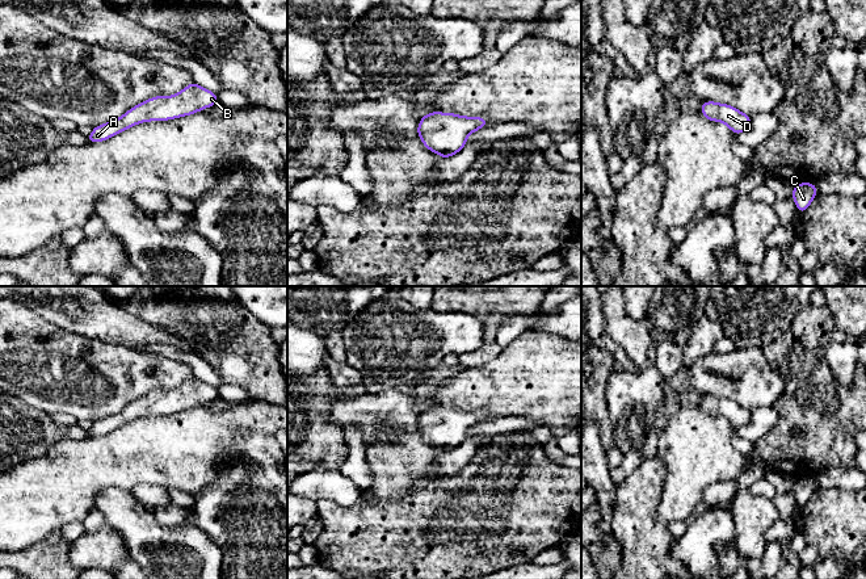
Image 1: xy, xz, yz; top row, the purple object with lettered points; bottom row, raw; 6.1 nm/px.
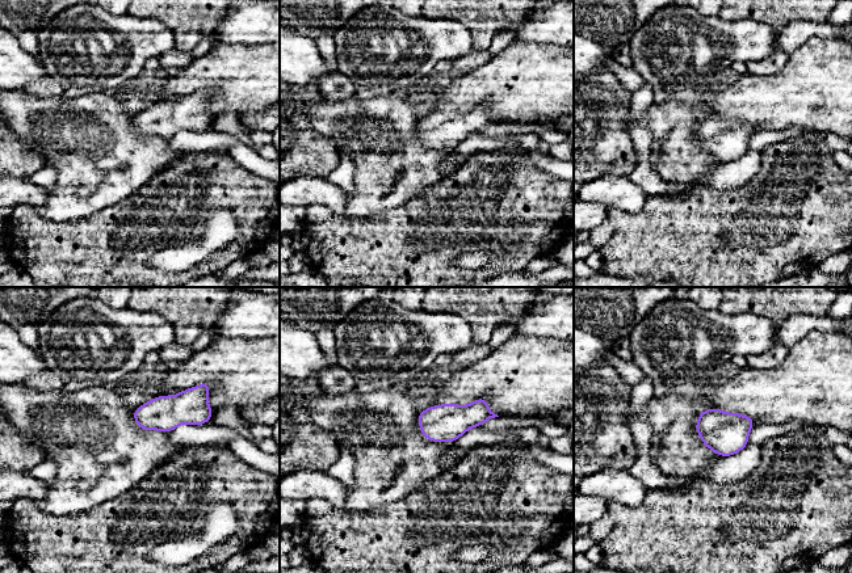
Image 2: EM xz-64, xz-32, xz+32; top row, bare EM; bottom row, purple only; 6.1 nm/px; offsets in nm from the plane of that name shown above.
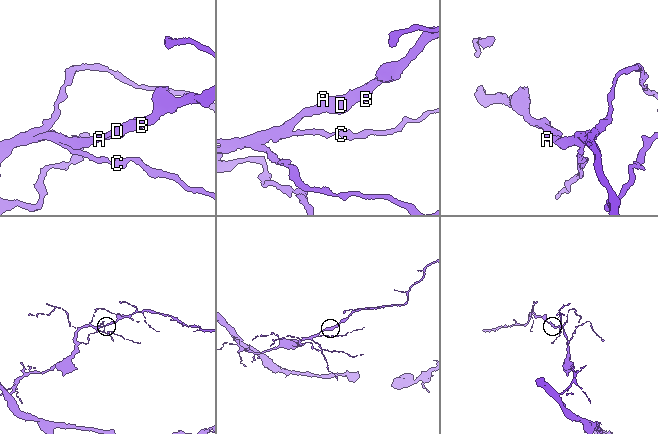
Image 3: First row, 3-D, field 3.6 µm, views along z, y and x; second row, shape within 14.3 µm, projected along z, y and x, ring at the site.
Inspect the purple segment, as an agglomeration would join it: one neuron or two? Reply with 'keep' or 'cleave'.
keep

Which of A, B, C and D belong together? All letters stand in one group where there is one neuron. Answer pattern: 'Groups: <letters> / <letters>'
Groups: A B C D

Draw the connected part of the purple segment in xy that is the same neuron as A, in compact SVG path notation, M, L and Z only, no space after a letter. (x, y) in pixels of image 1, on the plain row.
M193 375L173 390L151 391L127 404L121 412L93 421L93 425L85 433L91 437L106 435L136 418L190 410L218 397L218 389Z

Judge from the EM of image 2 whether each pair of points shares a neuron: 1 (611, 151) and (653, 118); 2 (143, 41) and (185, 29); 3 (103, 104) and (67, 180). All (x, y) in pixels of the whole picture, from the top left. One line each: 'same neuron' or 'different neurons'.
1: different neurons
2: different neurons
3: same neuron

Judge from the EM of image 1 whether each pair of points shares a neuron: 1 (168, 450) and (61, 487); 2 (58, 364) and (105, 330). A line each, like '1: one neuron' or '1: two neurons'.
1: one neuron
2: two neurons

